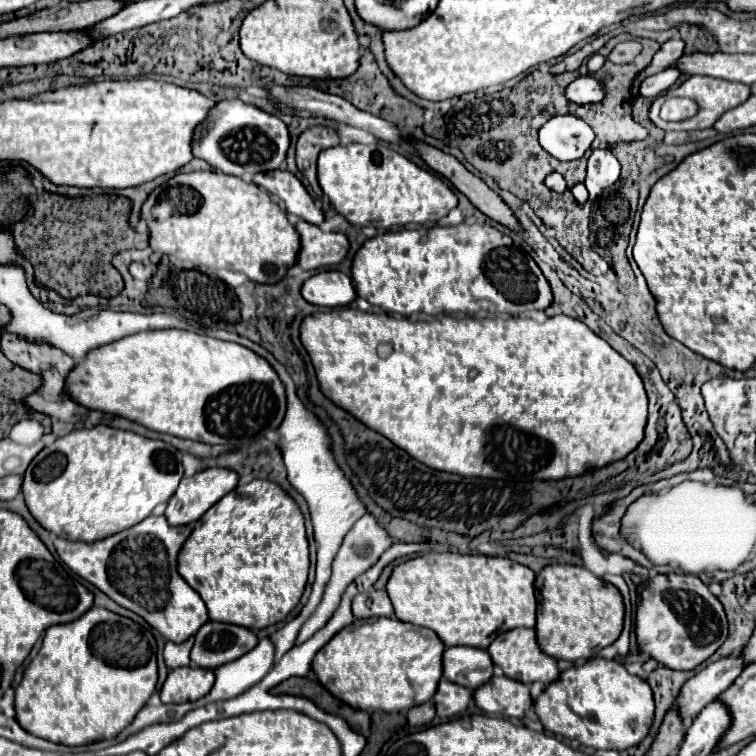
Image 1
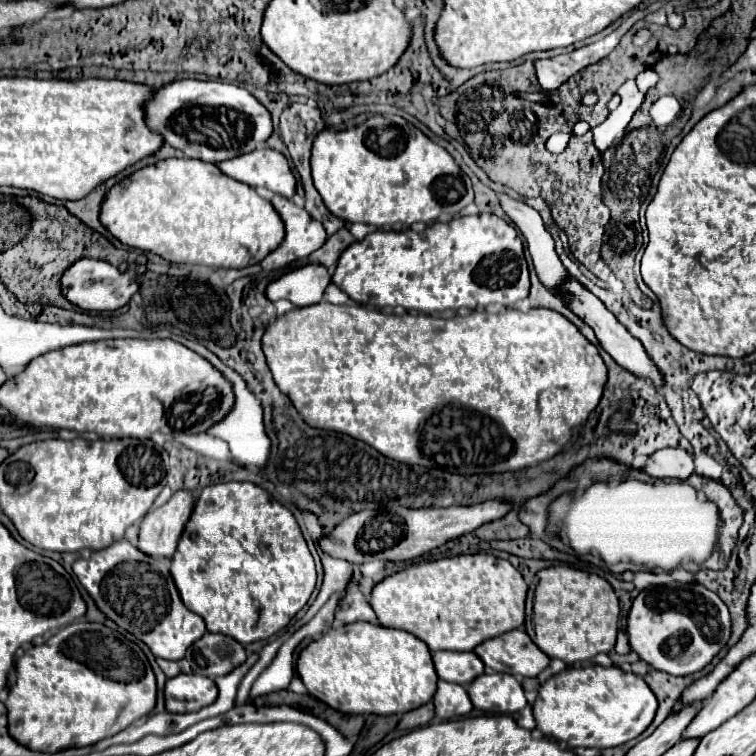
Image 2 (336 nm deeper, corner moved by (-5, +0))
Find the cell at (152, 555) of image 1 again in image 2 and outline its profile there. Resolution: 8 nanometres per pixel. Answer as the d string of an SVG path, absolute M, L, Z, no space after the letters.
M121 539L107 549L93 551L89 559L79 557L72 569L95 599L97 607L119 627L147 643L155 657L181 659L187 647L207 631L205 621L181 603L167 559L145 555L127 539Z

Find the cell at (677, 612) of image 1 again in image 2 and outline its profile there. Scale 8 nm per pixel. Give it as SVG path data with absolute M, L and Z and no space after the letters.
M699 583L651 585L641 591L627 619L631 649L651 667L669 675L691 675L701 671L717 657L731 639L731 617L721 597Z

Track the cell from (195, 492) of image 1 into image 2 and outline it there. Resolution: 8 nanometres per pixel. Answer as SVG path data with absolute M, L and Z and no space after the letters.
M175 491L165 505L149 511L143 517L137 547L147 551L147 555L169 559L175 553L177 541L193 513L195 503L197 497L191 491Z

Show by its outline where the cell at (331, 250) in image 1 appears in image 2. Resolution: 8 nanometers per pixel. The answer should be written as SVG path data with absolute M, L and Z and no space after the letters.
M275 195L271 199L271 203L285 223L285 239L277 247L277 251L269 253L261 261L261 267L265 271L283 269L289 263L311 255L327 239L325 227L321 223L317 223L305 209L297 207L293 201L285 199L281 195Z

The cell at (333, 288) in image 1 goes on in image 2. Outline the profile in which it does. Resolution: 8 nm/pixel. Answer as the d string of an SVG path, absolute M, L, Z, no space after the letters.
M305 265L291 273L281 275L277 281L269 283L267 297L271 301L289 299L297 307L315 305L323 299L327 285L331 283L331 275L323 265Z

